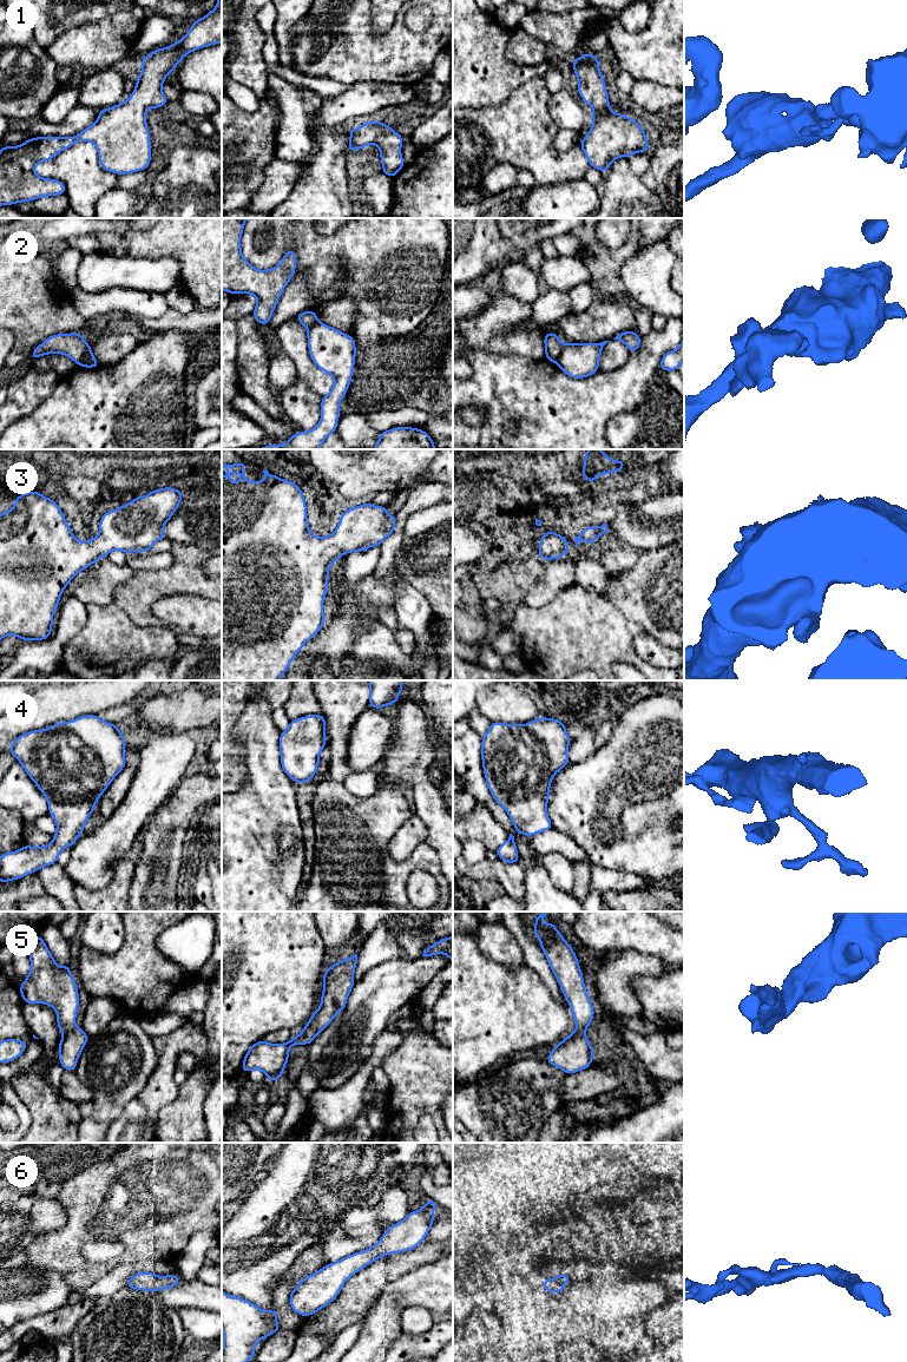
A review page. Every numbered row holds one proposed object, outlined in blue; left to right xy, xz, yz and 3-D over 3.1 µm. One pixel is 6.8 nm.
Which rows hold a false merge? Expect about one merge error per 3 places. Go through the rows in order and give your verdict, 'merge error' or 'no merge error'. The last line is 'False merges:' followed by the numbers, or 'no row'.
1: no merge error
2: merge error
3: no merge error
4: no merge error
5: no merge error
6: no merge error
False merges: 2

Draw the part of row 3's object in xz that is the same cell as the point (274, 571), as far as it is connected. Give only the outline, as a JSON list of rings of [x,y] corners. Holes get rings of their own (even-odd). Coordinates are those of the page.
[[[244,460],[239,463],[232,463],[232,465],[222,463],[222,467],[228,471],[228,474],[225,476],[222,476],[222,512],[225,513],[225,515],[222,518],[222,680],[278,680],[285,673],[287,669],[290,666],[291,660],[301,651],[303,645],[308,640],[313,639],[318,633],[318,631],[322,629],[323,624],[326,623],[326,618],[323,616],[323,600],[329,590],[329,583],[327,579],[328,579],[328,575],[330,574],[330,571],[328,570],[328,567],[333,566],[333,564],[337,561],[344,553],[348,554],[351,552],[364,552],[366,550],[370,547],[380,546],[387,537],[393,534],[394,528],[396,526],[396,514],[388,515],[386,506],[373,506],[372,501],[366,502],[363,505],[346,509],[341,514],[336,529],[329,537],[315,537],[310,533],[309,522],[307,519],[307,505],[305,505],[304,495],[302,493],[302,489],[295,482],[272,475],[267,469],[263,471],[264,473],[263,481],[248,481],[245,479],[245,461]],[[234,472],[237,472],[241,475],[239,482],[230,481],[229,476]]]

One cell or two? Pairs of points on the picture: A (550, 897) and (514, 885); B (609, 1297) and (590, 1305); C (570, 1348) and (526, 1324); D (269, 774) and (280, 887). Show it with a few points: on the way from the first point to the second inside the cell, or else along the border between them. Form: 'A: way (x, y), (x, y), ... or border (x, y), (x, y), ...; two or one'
A: border (521, 863), (524, 870), (524, 899); two
B: border (600, 1285), (599, 1310), (596, 1314); two
C: way (559, 1347), (537, 1327); one
D: way (269, 802), (269, 859); one

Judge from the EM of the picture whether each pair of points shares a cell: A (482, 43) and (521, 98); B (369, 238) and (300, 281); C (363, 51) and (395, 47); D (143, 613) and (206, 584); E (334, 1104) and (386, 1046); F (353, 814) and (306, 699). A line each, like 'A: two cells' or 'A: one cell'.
A: two cells
B: two cells
C: one cell
D: one cell
E: one cell
F: two cells

